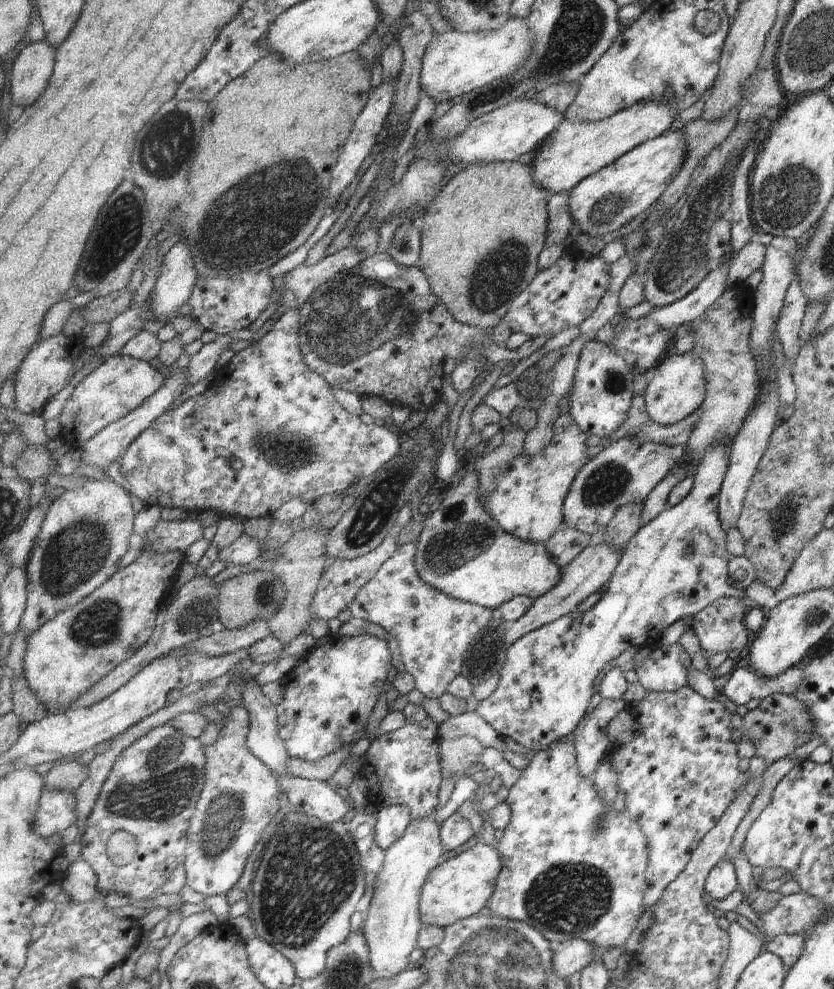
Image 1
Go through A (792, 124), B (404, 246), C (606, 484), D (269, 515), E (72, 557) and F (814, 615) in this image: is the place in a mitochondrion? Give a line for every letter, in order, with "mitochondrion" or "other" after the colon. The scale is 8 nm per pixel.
A: other
B: mitochondrion
C: mitochondrion
D: other
E: mitochondrion
F: mitochondrion

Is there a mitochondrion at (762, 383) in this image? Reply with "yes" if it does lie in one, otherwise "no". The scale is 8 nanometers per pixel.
no

